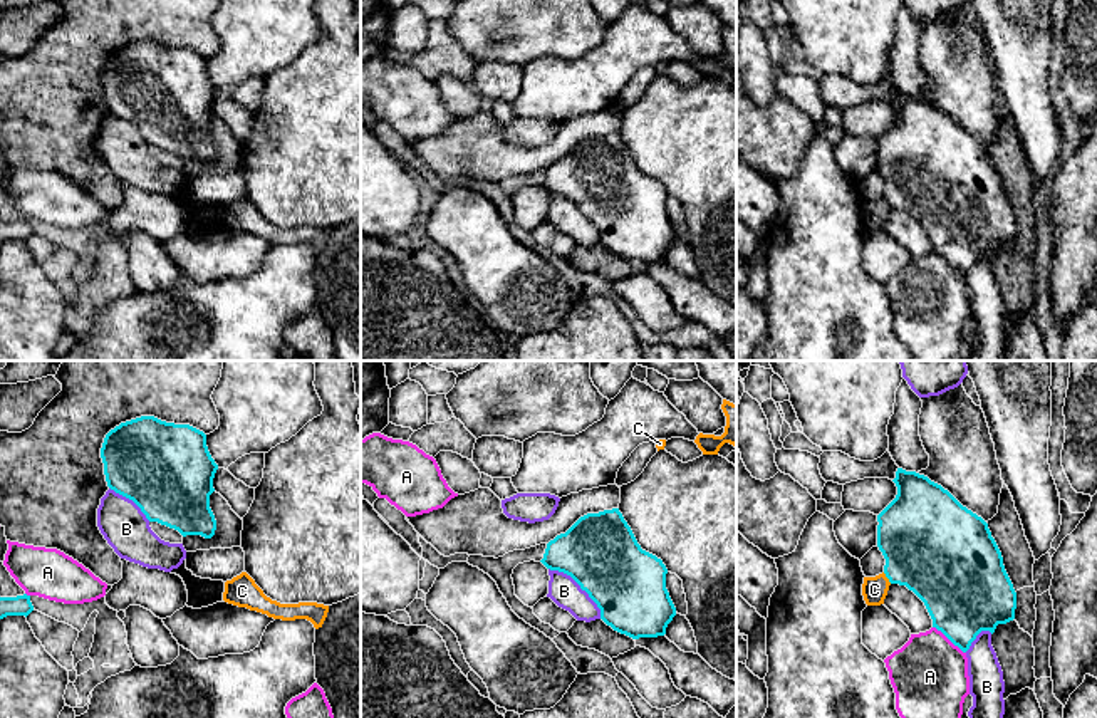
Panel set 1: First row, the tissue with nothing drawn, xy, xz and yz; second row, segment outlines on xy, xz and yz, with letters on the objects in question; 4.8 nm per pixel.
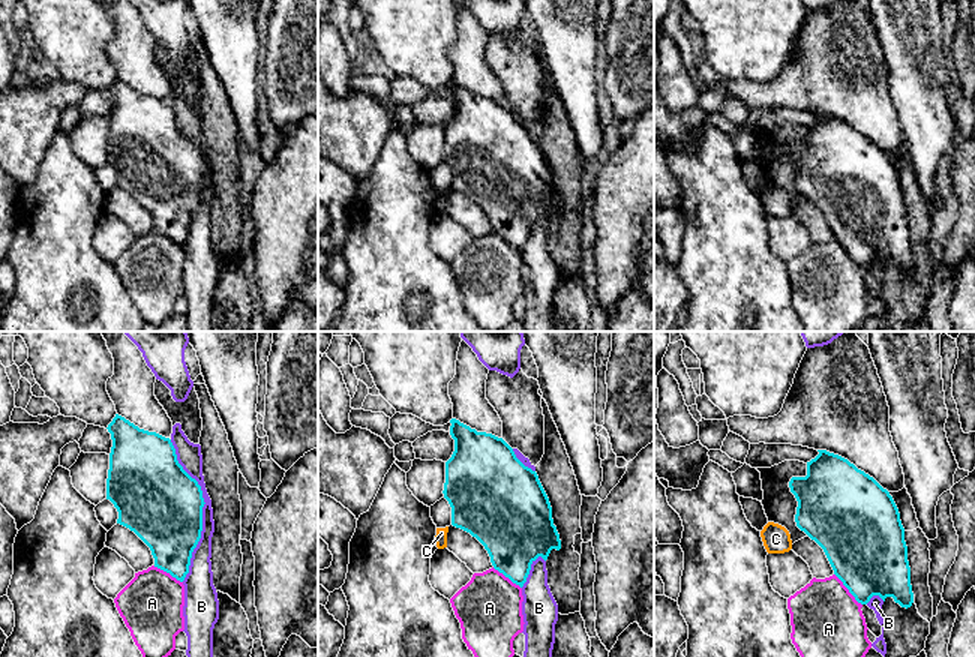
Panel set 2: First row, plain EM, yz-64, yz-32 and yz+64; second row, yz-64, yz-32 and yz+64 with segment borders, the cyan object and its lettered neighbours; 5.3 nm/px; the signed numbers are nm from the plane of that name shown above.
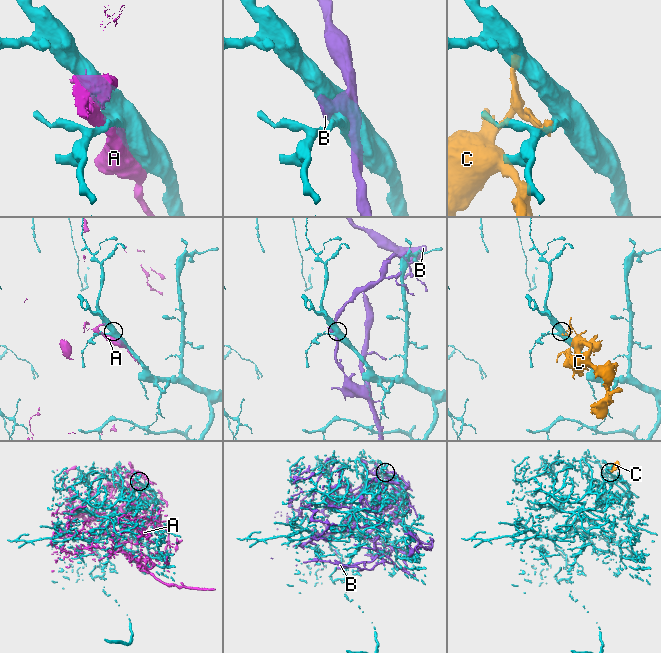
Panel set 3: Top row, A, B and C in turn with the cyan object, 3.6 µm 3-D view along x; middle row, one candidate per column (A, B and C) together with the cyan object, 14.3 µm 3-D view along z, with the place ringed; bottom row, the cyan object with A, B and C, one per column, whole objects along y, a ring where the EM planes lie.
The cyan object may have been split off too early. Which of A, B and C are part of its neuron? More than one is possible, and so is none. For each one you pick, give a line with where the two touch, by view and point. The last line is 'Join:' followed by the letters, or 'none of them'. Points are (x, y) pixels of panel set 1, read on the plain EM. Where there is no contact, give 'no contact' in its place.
Join: none of them

